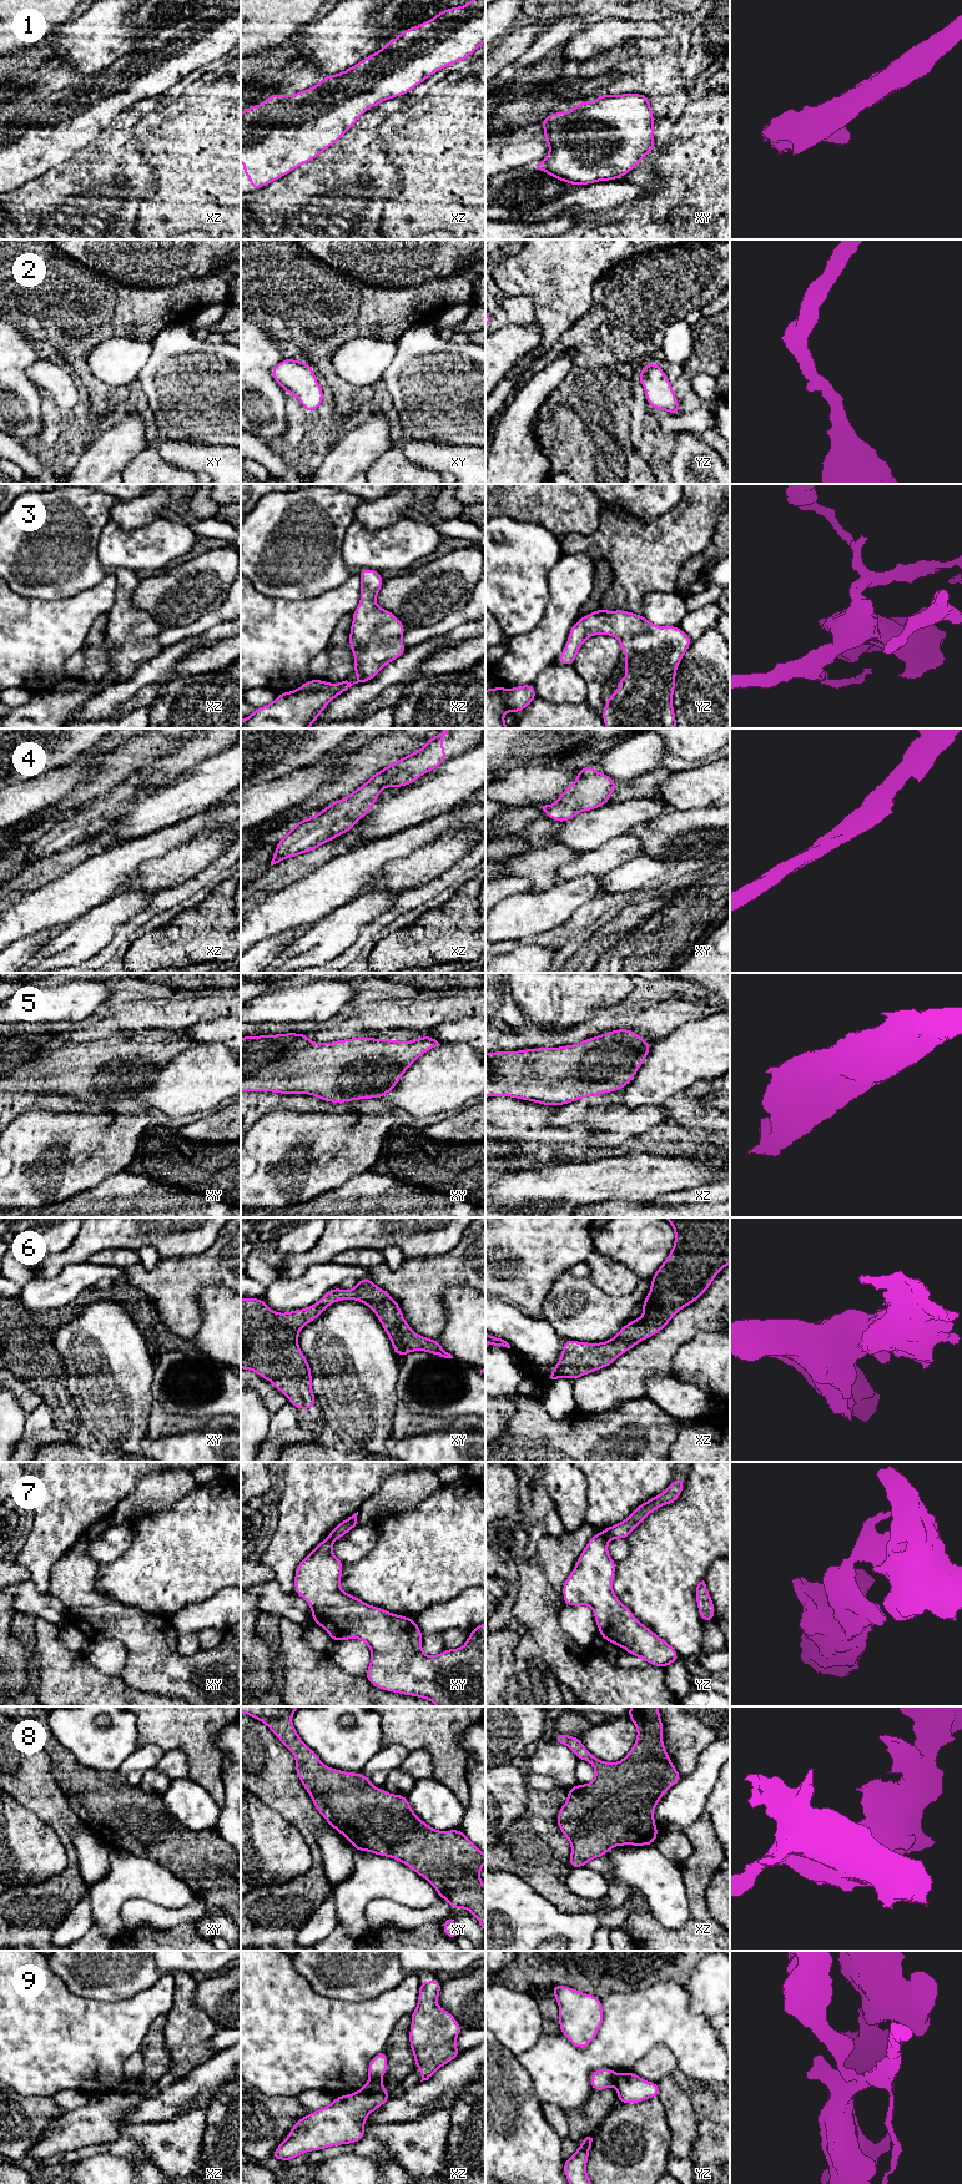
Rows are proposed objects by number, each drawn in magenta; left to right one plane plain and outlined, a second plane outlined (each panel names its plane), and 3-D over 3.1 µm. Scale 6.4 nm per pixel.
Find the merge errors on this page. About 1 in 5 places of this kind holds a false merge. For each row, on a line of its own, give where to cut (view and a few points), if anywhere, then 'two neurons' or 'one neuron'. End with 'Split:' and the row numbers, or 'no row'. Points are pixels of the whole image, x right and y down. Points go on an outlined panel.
1: no cut; one neuron
2: no cut; one neuron
3: no cut; one neuron
4: no cut; one neuron
5: no cut; one neuron
6: no cut; one neuron
7: cut in yz along (603, 1531), (609, 1539); two neurons
8: no cut; one neuron
9: cut in xz along (371, 2081), (379, 2082); two neurons
Split: 7, 9

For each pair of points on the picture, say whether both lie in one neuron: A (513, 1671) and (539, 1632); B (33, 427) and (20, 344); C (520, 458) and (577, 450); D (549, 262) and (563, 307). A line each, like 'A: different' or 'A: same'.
A: different
B: same
C: different
D: same

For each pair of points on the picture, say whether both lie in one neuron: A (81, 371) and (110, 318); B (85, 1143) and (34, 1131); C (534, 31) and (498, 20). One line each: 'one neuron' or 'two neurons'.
A: one neuron
B: one neuron
C: two neurons

